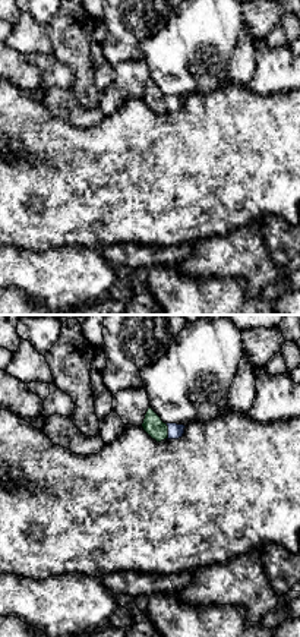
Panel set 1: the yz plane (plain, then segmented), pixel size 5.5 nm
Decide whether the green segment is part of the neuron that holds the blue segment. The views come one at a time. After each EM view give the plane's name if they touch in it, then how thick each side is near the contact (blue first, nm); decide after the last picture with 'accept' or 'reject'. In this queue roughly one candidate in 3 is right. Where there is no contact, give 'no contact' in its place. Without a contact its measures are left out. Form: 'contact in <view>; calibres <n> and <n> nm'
contact in yz; calibres 80 and 110 nm

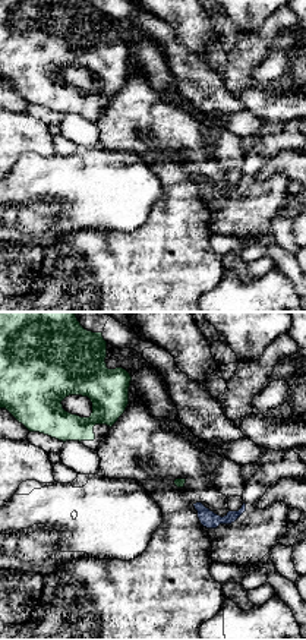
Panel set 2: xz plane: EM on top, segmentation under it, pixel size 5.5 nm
no contact

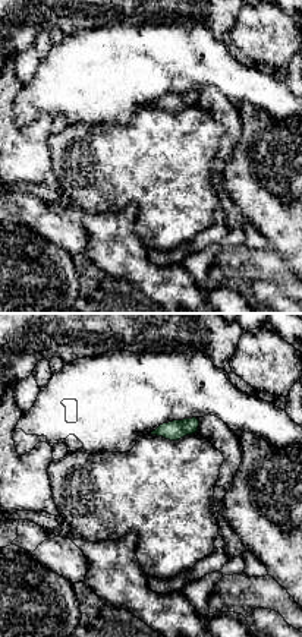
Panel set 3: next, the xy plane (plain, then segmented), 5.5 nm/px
no contact

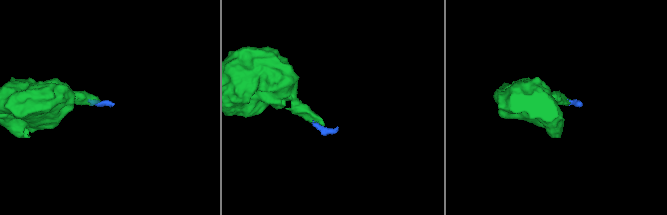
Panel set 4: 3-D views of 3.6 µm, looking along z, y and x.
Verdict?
accept

